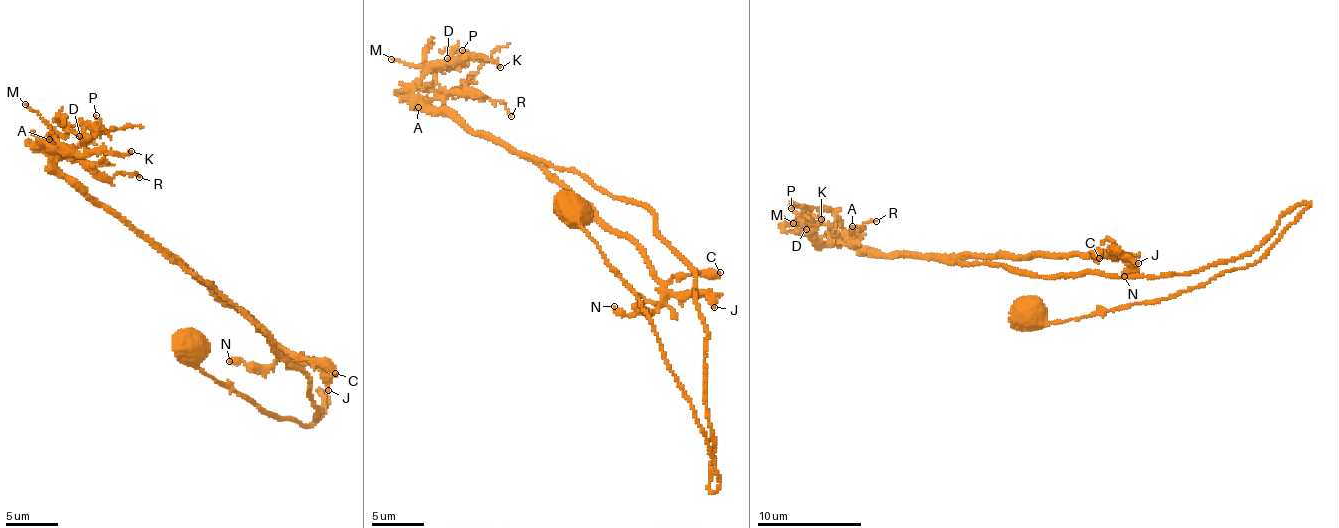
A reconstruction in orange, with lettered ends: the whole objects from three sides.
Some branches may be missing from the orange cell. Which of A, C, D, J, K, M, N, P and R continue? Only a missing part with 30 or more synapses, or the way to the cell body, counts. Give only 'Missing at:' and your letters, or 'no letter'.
Missing at: no letter

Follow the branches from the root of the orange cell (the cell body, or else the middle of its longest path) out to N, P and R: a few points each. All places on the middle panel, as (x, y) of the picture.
N: (576, 210), (691, 403), (714, 492), (696, 269), (654, 213), (544, 164), (661, 285), (653, 311), (614, 306)
P: (576, 210), (691, 403), (714, 492), (696, 269), (654, 213), (427, 105), (478, 70), (462, 50)
R: (576, 210), (691, 403), (714, 492), (696, 269), (654, 213), (427, 103), (461, 92), (511, 116)

